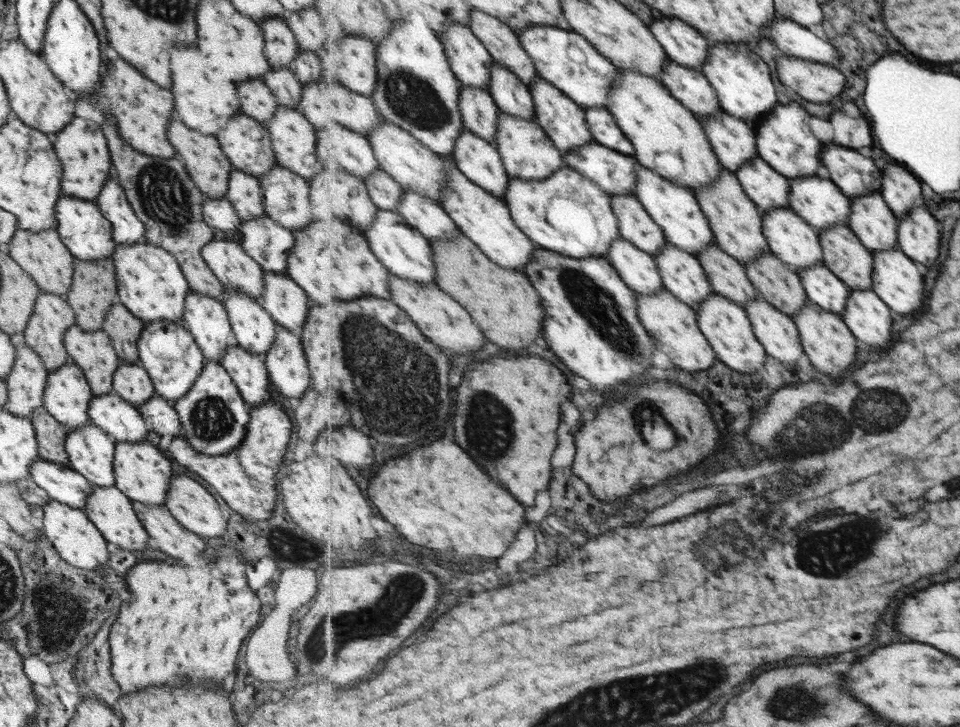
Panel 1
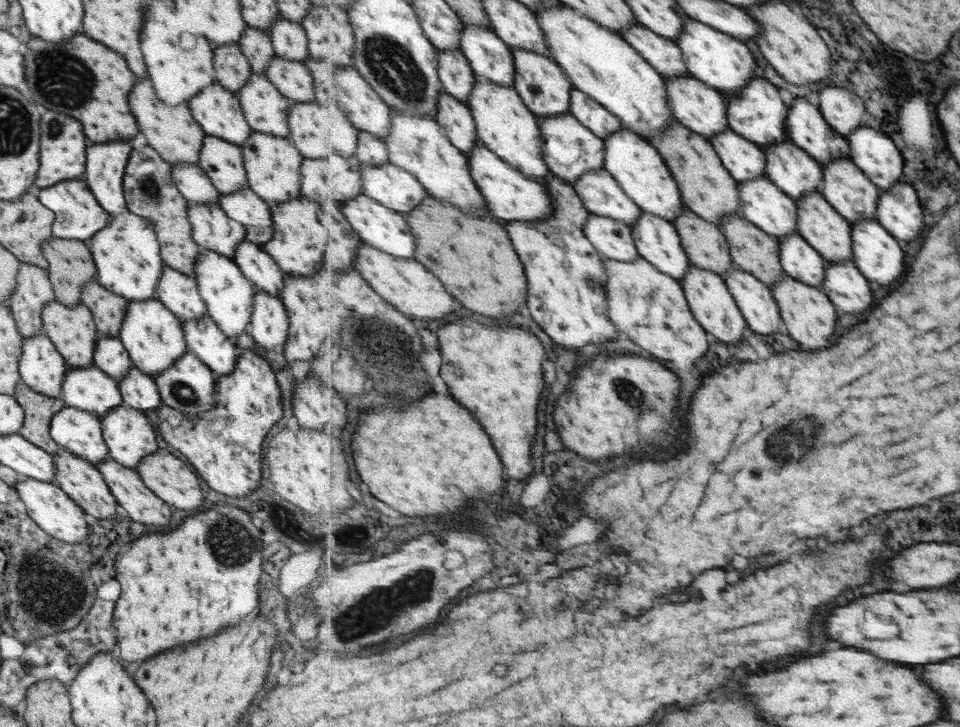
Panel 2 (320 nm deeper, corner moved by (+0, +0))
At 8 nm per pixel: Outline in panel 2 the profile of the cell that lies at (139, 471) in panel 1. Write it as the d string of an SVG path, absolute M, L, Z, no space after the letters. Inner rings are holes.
M121 404L99 419L108 457L117 464L136 470L136 464L144 456L159 450L142 411Z

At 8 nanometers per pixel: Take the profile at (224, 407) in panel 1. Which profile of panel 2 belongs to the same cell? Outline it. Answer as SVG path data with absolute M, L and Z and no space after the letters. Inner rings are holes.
M189 351L183 353L181 358L177 359L171 366L168 366L167 369L152 377L159 393L160 402L163 405L174 409L176 413L182 414L182 416L195 417L198 417L199 413L212 409L214 405L212 392L216 378L217 374L209 370Z

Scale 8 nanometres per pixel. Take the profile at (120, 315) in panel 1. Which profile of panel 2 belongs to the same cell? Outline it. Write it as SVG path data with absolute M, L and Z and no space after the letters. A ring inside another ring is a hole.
M95 277L81 286L80 303L91 313L99 335L117 337L125 312L126 300L102 288Z

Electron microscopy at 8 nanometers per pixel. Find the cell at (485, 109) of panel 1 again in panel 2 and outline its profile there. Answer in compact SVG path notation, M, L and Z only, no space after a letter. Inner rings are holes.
M440 50L439 70L444 90L468 106L478 79L469 59L460 50Z

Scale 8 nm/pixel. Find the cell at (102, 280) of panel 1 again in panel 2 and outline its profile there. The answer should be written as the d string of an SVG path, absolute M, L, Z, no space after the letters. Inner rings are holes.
M51 236L42 242L40 253L47 261L54 300L68 307L80 303L81 286L96 274L87 243Z

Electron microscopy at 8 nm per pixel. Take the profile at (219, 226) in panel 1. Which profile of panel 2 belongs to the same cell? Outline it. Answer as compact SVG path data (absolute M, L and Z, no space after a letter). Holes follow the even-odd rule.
M173 163L170 164L170 174L179 194L184 196L187 202L218 204L219 192L198 165Z

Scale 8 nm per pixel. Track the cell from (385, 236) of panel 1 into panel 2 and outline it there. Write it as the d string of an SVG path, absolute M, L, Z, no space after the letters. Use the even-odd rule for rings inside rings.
M365 193L338 207L360 234L363 242L399 258L415 258L417 246L415 246L415 234L412 226L408 223L408 215L383 206L380 202L377 202L377 199L371 198Z

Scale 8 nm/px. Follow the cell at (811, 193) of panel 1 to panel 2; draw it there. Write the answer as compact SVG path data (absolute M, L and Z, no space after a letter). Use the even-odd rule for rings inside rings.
M793 141L779 142L765 151L768 157L767 177L797 200L809 196L813 190L822 192L824 172L817 160Z

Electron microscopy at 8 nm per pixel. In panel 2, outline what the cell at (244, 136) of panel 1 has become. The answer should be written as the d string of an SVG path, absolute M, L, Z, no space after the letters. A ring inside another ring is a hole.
M218 83L205 86L187 105L205 135L235 144L237 148L241 148L250 135L250 126L243 118L236 95L223 90Z

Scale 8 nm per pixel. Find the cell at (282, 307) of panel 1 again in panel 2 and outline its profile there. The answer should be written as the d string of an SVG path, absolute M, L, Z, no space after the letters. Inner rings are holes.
M243 238L236 244L232 260L255 291L278 298L287 274L282 272L261 246Z

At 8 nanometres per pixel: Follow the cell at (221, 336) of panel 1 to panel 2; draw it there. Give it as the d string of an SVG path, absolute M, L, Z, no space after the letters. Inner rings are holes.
M164 265L157 281L155 298L181 321L195 321L206 314L193 276Z

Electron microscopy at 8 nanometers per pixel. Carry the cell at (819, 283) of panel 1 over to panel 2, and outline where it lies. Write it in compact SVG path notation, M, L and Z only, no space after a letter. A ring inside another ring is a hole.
M793 233L780 241L780 259L787 275L805 284L823 286L827 260L801 234Z

